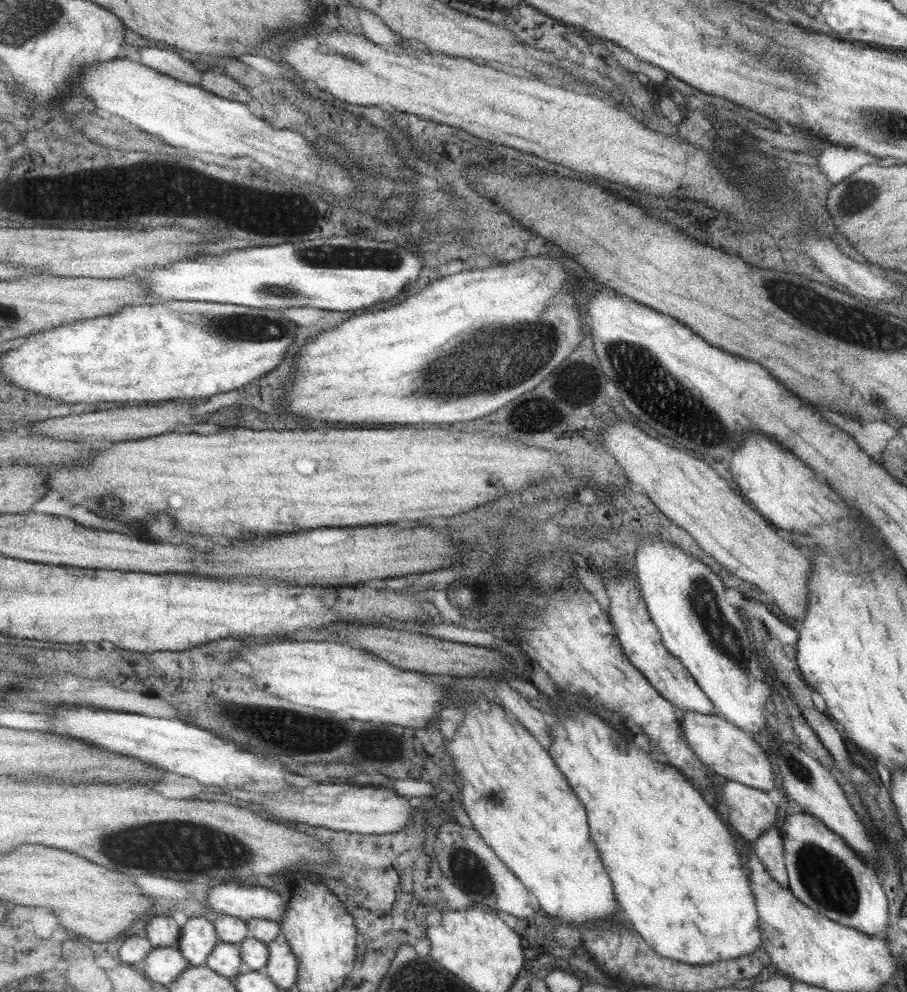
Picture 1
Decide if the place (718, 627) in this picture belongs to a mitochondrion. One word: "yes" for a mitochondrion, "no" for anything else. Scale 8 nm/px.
yes

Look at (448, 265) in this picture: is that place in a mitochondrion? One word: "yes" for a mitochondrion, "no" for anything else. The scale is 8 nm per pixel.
no

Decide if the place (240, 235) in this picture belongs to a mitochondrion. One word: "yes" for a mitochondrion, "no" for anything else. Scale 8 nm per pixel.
no

